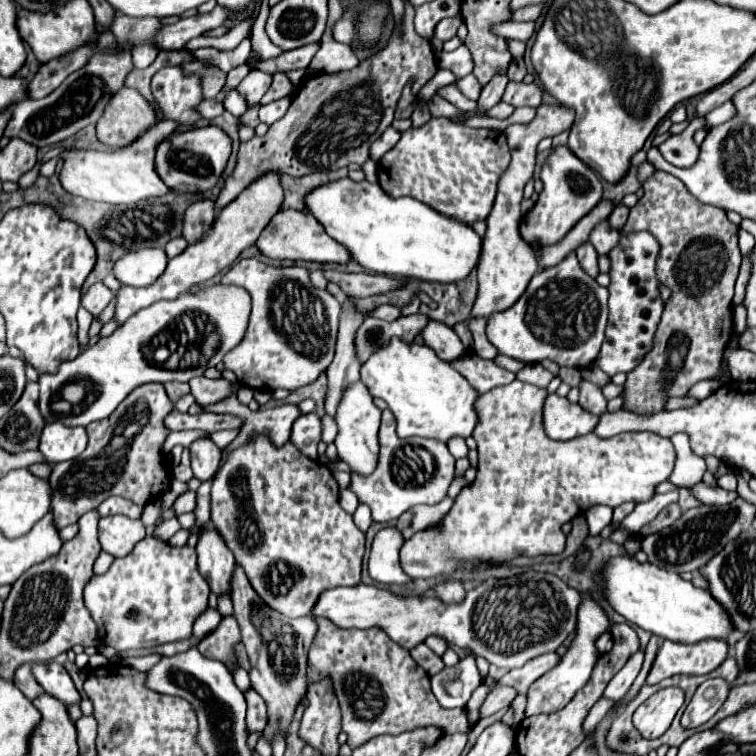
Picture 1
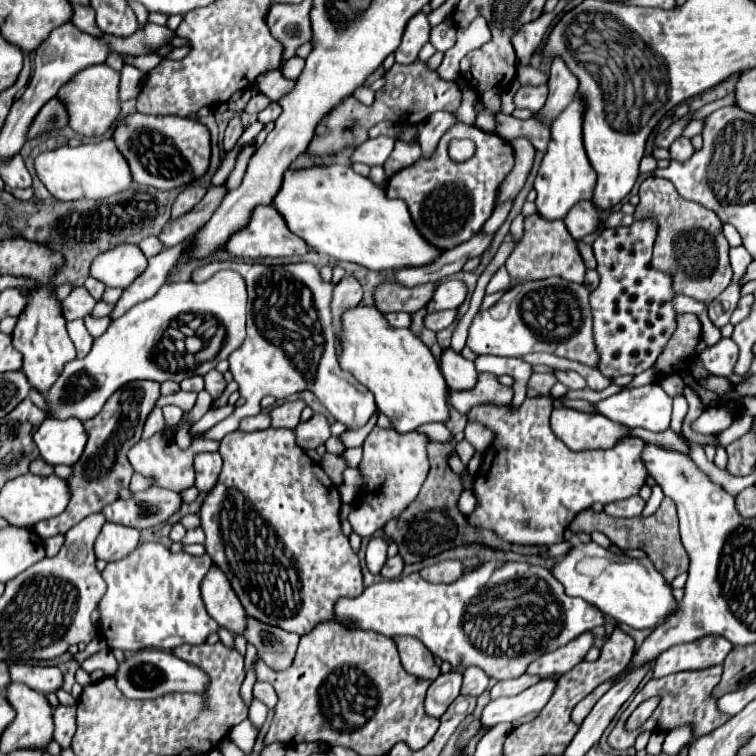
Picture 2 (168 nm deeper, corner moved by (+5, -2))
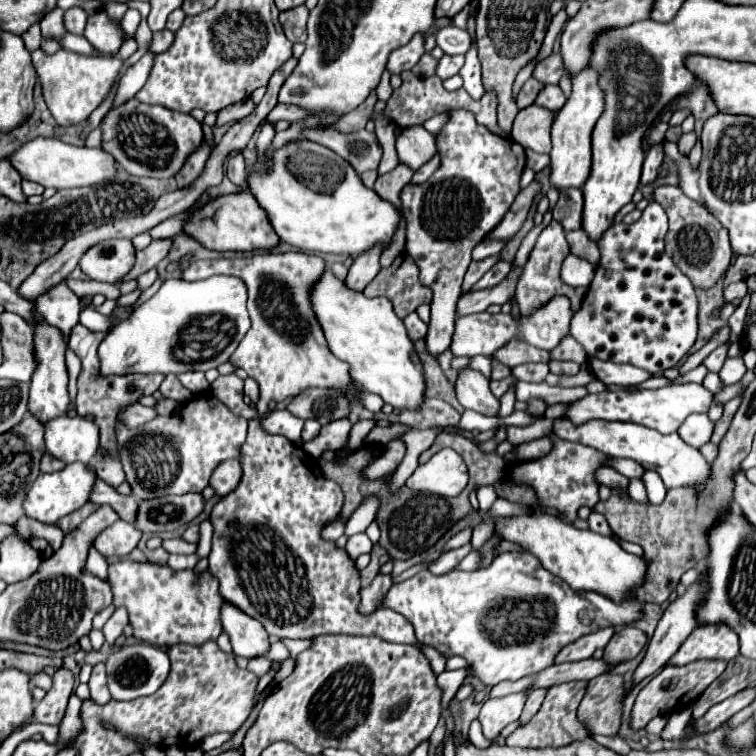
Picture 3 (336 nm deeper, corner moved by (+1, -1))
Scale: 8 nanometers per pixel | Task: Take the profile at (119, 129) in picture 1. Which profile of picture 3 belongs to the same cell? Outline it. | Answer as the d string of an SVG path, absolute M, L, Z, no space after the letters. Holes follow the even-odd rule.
M36 49L32 51L32 63L38 71L44 101L58 125L74 125L86 121L88 115L102 103L122 69L122 61L118 57L86 57L64 49L52 55Z

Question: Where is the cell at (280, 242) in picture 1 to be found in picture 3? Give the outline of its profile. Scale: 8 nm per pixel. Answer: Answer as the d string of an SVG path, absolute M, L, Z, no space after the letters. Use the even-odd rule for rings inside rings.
M248 191L220 195L200 205L184 225L184 235L192 237L200 245L212 251L254 251L254 249L272 249L278 245L276 233L268 227L268 219L264 219L264 209L256 205L256 199L248 195Z

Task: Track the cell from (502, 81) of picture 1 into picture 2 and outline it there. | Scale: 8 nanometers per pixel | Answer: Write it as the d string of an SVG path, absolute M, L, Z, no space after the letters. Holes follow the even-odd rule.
M436 112L428 116L424 122L418 124L418 136L420 136L420 146L422 154L428 156L436 148L436 142L440 136L450 130L454 124L458 124L458 118L452 112Z

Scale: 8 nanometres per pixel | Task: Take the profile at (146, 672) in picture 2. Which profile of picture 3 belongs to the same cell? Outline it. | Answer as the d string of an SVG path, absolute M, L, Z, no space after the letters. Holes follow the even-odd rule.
M132 643L132 645L122 645L116 651L108 655L104 661L106 665L106 683L112 699L136 699L154 693L160 689L160 685L166 681L170 673L170 659L164 649L158 649L148 643Z

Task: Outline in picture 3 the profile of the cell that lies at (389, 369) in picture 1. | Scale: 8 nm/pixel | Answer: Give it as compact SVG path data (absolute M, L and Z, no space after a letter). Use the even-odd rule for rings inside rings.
M326 265L322 277L310 289L310 305L318 325L324 331L330 351L350 365L350 377L362 385L364 391L376 393L384 403L396 409L418 409L424 401L424 373L408 339L402 319L396 317L392 303L386 297L368 299L338 279Z

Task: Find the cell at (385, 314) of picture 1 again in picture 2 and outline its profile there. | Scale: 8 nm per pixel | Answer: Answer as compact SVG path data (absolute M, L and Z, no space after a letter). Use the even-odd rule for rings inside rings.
M390 312L390 314L386 314L386 320L394 328L408 328L410 326L410 314L406 314L406 312Z

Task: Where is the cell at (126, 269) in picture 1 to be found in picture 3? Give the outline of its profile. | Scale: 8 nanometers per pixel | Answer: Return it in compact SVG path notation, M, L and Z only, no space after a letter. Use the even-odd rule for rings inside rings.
M108 239L92 245L82 255L78 267L88 279L116 283L128 269L132 269L134 259L136 251L128 239Z

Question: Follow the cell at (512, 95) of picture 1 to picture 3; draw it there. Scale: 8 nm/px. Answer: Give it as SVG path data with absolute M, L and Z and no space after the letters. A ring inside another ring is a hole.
M546 85L546 87L540 91L536 103L538 103L540 107L550 109L550 111L560 111L560 109L564 107L564 103L566 103L566 97L564 97L564 93L562 93L562 89L560 89L558 85Z

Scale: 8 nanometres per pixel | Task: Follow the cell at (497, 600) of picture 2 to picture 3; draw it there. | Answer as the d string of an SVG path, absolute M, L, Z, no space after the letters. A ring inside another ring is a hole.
M524 551L500 553L488 569L478 569L470 573L450 571L436 577L428 569L424 569L414 577L392 585L382 607L390 607L396 613L404 615L414 625L416 639L420 643L436 647L446 657L464 657L474 669L476 677L490 687L504 679L516 681L520 677L550 667L560 649L568 643L574 643L582 635L594 633L604 627L628 625L642 619L642 605L636 597L628 595L622 603L616 603L602 593L574 591L558 577L552 577L552 573L544 573L544 569L540 569L540 563L536 563L536 559L528 557L528 553Z

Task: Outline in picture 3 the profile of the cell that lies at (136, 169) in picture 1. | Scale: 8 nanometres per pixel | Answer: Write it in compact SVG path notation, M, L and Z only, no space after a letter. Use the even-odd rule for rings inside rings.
M36 137L20 145L12 155L8 155L12 167L22 175L26 181L36 181L44 187L54 189L72 189L72 187L84 187L84 185L96 185L100 181L112 179L116 173L112 155L104 153L102 147L90 149L90 147L76 147L68 145L56 137Z

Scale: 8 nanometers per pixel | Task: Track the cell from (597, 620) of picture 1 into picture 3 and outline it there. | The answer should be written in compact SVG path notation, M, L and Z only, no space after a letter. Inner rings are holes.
M512 693L508 697L500 699L488 699L482 705L482 711L478 715L478 721L482 725L482 733L488 741L496 741L500 731L510 723L516 721L524 709L526 695L524 693Z

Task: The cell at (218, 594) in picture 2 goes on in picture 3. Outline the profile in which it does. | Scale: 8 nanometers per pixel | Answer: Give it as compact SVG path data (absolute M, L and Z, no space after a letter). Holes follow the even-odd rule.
M222 605L222 627L230 635L232 651L238 657L254 659L270 651L270 641L264 625L246 613L240 613L234 605Z

